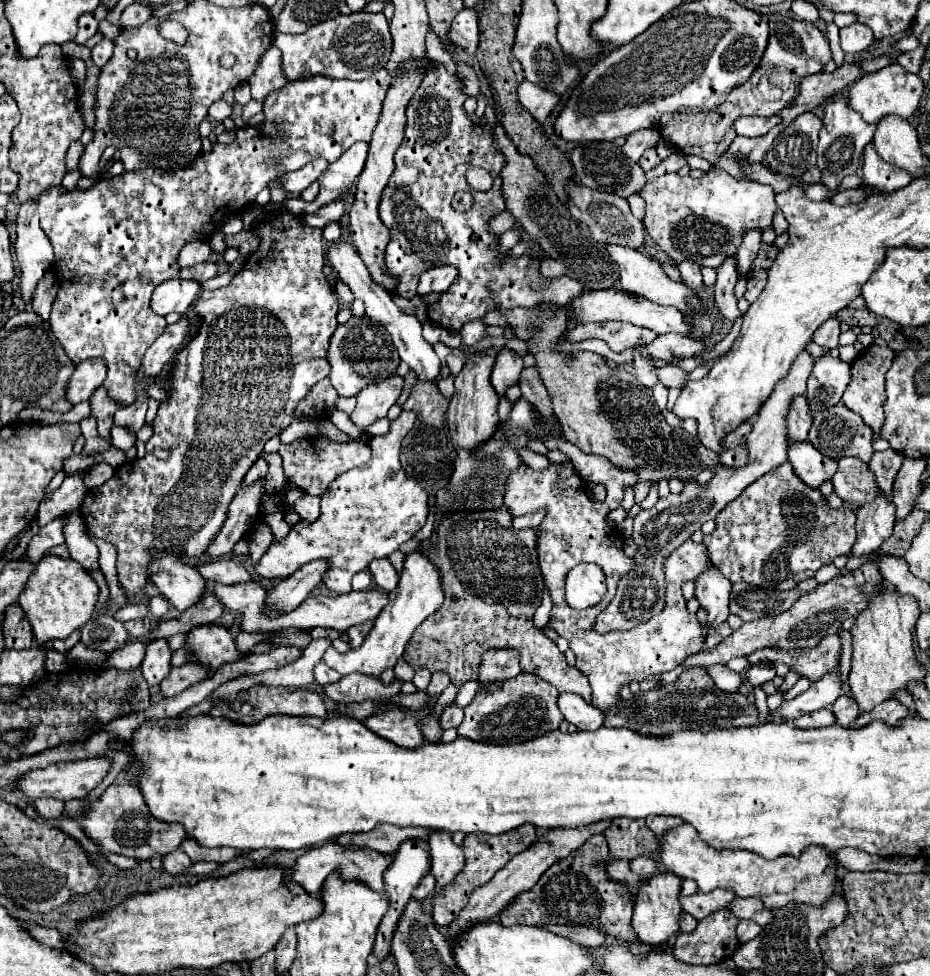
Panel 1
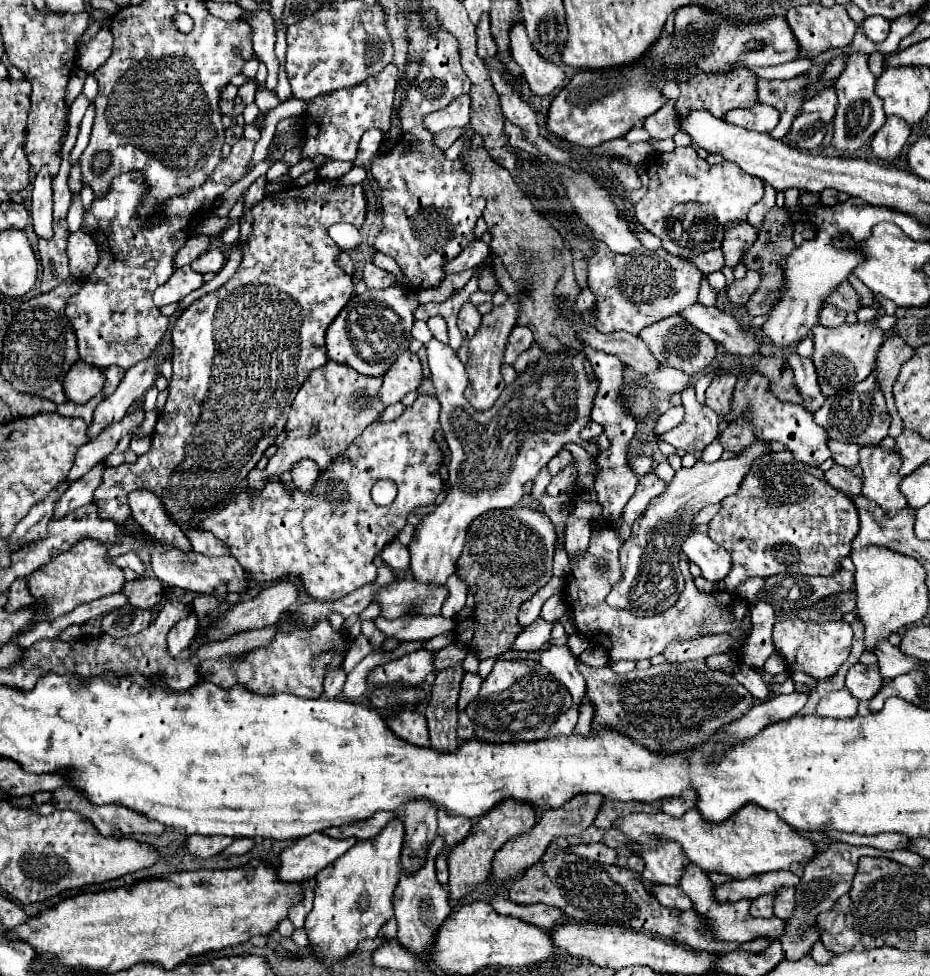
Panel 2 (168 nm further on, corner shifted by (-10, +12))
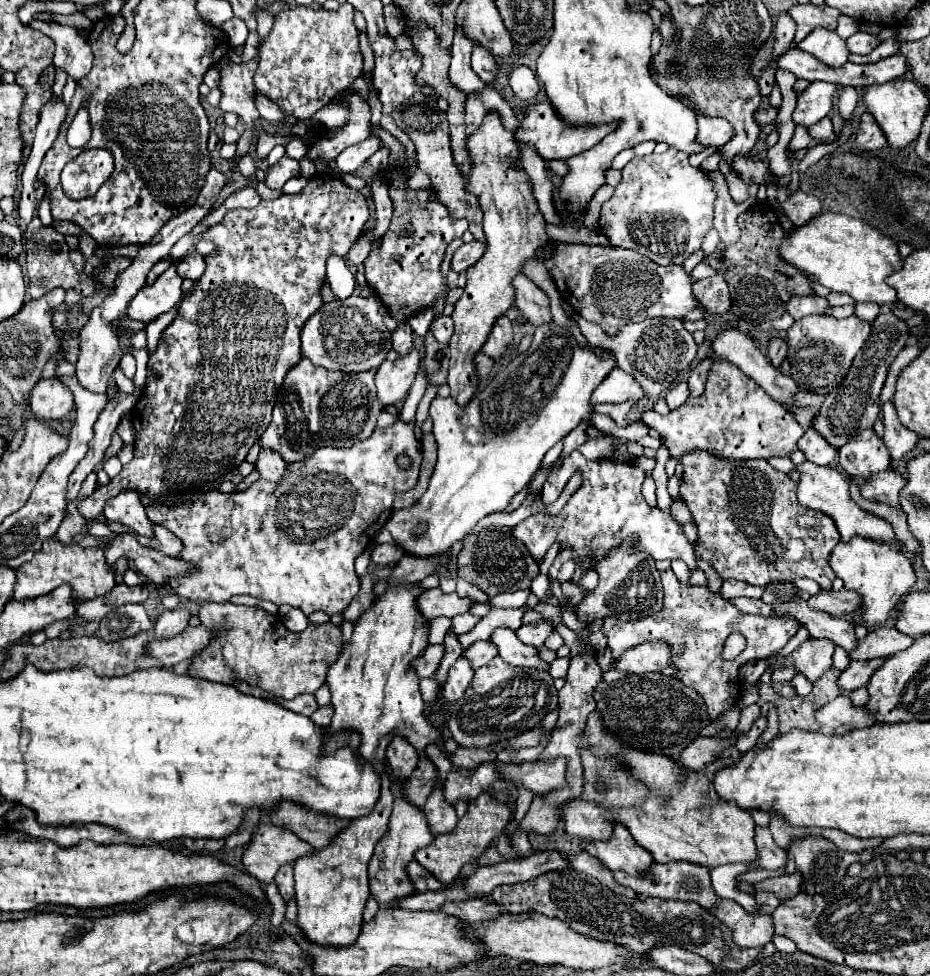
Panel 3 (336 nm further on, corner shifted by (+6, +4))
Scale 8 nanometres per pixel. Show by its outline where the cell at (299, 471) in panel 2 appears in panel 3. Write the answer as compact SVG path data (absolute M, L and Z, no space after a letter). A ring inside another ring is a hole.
M262 449L258 455L258 461L256 461L256 469L266 481L276 483L284 475L286 463L284 463L284 459L280 459L280 455L276 455L276 451Z

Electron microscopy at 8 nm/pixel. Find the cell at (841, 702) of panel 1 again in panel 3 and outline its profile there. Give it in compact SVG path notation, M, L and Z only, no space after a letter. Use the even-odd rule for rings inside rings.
M868 659L868 661L852 661L840 675L838 679L838 685L844 693L850 693L854 689L860 689L864 687L872 673L884 663L884 659Z

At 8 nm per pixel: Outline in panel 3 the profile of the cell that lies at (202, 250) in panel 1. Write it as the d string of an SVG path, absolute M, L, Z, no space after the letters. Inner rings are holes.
M164 257L164 259L160 259L152 269L150 269L150 273L148 273L148 277L146 277L146 285L152 285L156 279L158 279L158 275L164 271L164 269L168 269L172 265L172 261L170 261L170 257Z

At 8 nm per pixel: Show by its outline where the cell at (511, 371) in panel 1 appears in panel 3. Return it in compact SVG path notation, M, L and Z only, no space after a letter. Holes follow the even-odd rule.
M502 315L500 319L496 319L496 323L482 347L482 353L486 353L492 359L498 359L510 343L512 343L512 323L506 315Z

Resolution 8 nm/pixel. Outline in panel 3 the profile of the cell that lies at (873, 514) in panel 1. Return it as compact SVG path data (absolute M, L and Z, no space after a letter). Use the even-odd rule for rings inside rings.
M864 429L838 449L838 463L850 477L870 477L890 467L890 455L874 429Z

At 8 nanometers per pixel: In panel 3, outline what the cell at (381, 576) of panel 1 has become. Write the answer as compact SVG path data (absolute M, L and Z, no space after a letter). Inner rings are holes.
M384 543L384 545L376 545L372 553L372 563L392 567L400 557L402 557L402 551L394 543Z

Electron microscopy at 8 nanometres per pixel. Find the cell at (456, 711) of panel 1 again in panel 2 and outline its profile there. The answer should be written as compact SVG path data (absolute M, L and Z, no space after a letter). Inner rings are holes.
M472 673L464 675L460 699L458 699L458 711L464 711L468 707L468 703L472 703L472 699L476 699L476 695L480 691L480 683L482 683L482 679L478 675L472 675Z

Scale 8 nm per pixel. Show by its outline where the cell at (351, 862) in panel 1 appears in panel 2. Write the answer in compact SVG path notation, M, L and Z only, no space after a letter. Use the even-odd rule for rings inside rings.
M314 833L298 839L292 847L284 849L280 853L282 867L278 875L292 883L302 883L304 879L312 881L316 873L320 873L324 867L332 865L344 851L348 851L356 843L354 837L348 839L334 839L324 833Z

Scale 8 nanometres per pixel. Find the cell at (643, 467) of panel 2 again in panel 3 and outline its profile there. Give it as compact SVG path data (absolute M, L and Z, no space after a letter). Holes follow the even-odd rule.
M572 453L564 459L562 467L546 479L542 495L540 495L542 501L546 505L554 503L560 497L562 489L566 487L568 479L576 471L582 473L582 485L568 499L568 503L564 505L564 509L558 515L548 515L544 511L540 511L540 513L530 515L528 519L524 519L522 523L518 523L512 529L512 535L528 547L528 551L536 563L542 563L546 557L546 551L554 543L560 543L562 549L570 547L574 551L574 555L578 557L576 565L580 569L588 569L588 567L600 563L600 559L604 559L610 551L614 551L624 539L634 537L634 545L630 547L630 551L634 551L634 553L644 551L644 553L652 555L656 561L682 559L682 561L686 561L686 565L690 569L696 569L692 543L682 533L680 523L676 523L670 513L660 511L658 507L650 507L644 501L640 489L642 489L646 475L636 463L626 463L626 461L616 463L610 459L588 461L580 453ZM586 557L592 557L590 565L582 563L582 559L586 559Z

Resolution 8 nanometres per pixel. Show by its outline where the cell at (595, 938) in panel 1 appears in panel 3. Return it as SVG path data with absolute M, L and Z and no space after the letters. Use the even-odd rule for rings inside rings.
M470 899L470 901L448 901L444 903L444 907L440 907L440 911L444 911L446 915L454 915L458 919L464 921L486 921L492 919L500 913L500 907L482 899Z

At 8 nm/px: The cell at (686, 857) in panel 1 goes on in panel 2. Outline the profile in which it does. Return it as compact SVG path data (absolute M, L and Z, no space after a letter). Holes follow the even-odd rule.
M752 803L742 807L728 821L716 825L706 823L700 813L692 809L682 817L670 817L664 813L632 813L624 819L618 819L614 827L622 829L630 841L638 841L648 847L676 841L684 849L686 857L698 867L704 867L704 871L716 871L734 879L744 879L768 871L786 871L792 863L806 865L818 855L818 847L814 841L802 837L796 829L788 827L788 823L784 823L774 811L766 811Z

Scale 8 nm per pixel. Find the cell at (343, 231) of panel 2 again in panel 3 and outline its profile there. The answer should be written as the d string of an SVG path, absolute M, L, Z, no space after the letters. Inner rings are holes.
M332 255L328 259L328 273L326 273L326 283L330 285L336 301L344 301L354 293L354 277L350 269L346 267L346 261L338 255Z

